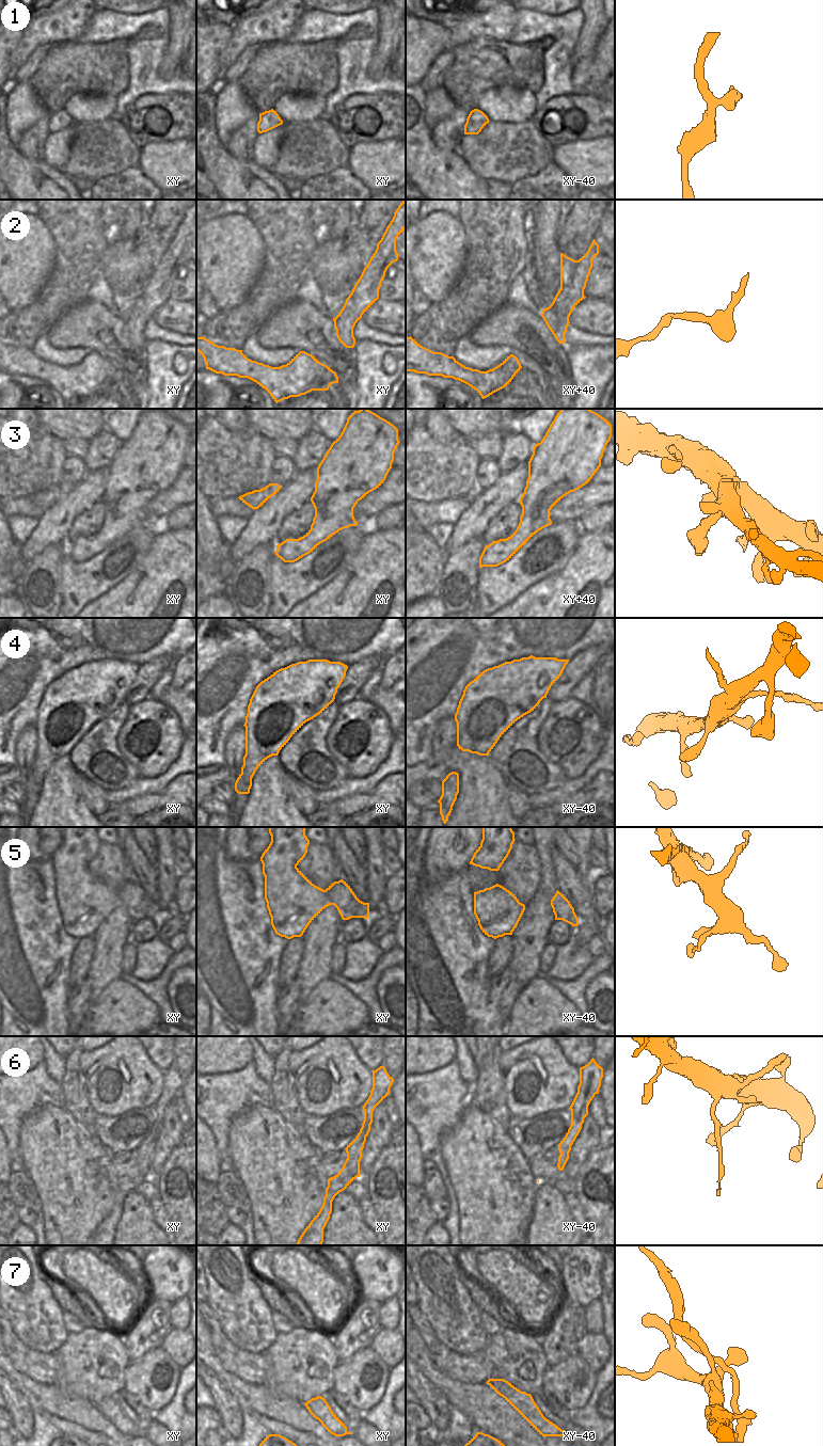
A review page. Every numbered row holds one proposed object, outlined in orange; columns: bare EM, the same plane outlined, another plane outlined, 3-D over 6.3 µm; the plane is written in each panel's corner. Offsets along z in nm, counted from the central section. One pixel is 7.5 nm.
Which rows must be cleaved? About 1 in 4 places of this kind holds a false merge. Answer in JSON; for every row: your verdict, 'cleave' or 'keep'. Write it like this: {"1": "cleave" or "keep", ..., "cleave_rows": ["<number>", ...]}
{"1": "keep", "2": "keep", "3": "keep", "4": "keep", "5": "keep", "6": "cleave", "7": "cleave", "cleave_rows": ["6", "7"]}

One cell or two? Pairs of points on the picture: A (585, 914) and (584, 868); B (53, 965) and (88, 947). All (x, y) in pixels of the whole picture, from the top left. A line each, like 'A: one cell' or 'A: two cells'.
A: two cells
B: two cells

